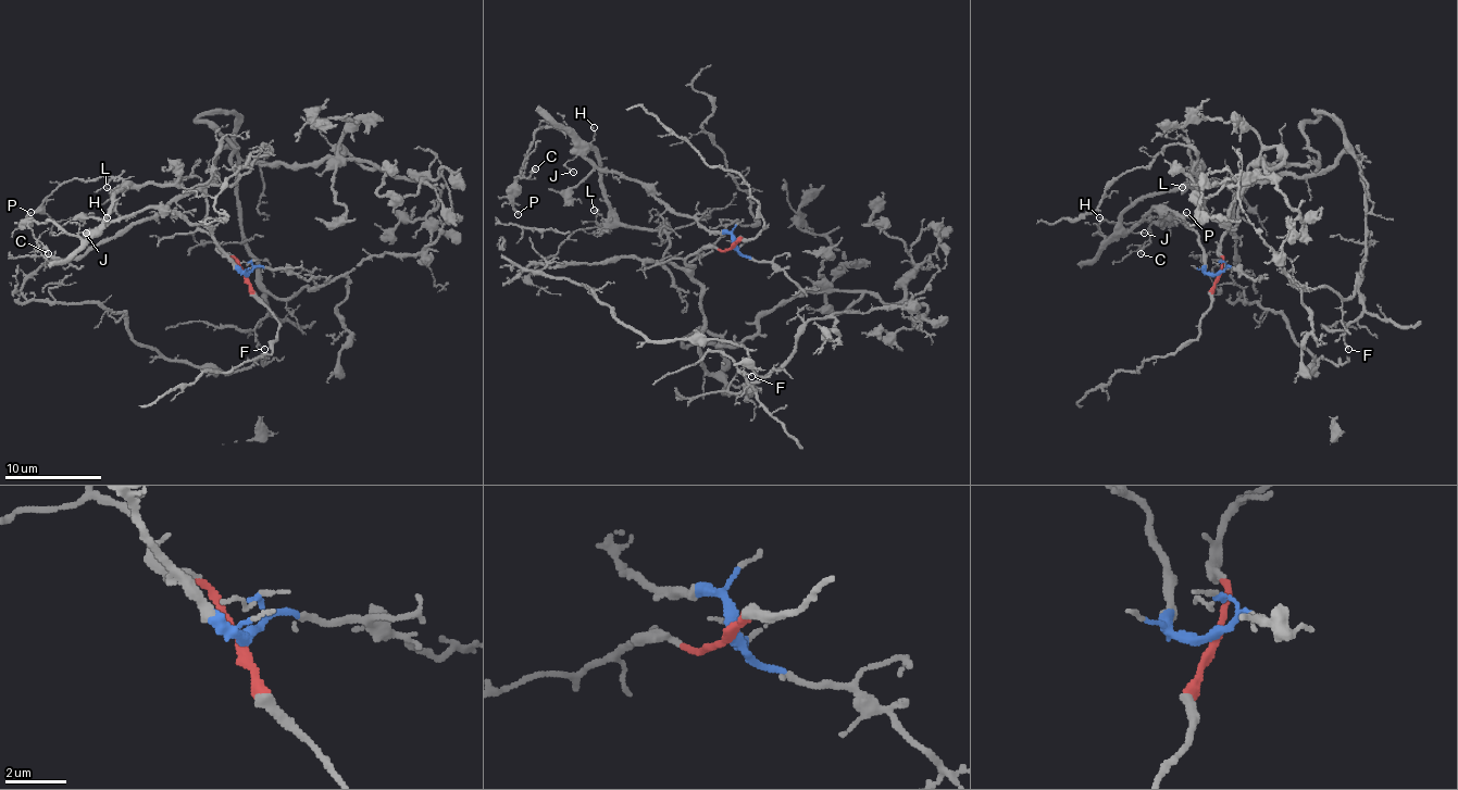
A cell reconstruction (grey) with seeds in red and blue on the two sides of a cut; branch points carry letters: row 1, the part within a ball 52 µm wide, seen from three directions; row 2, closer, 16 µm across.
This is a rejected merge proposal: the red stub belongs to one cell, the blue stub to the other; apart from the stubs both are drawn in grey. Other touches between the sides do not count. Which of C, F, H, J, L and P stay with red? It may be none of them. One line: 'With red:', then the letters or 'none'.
With red: F

